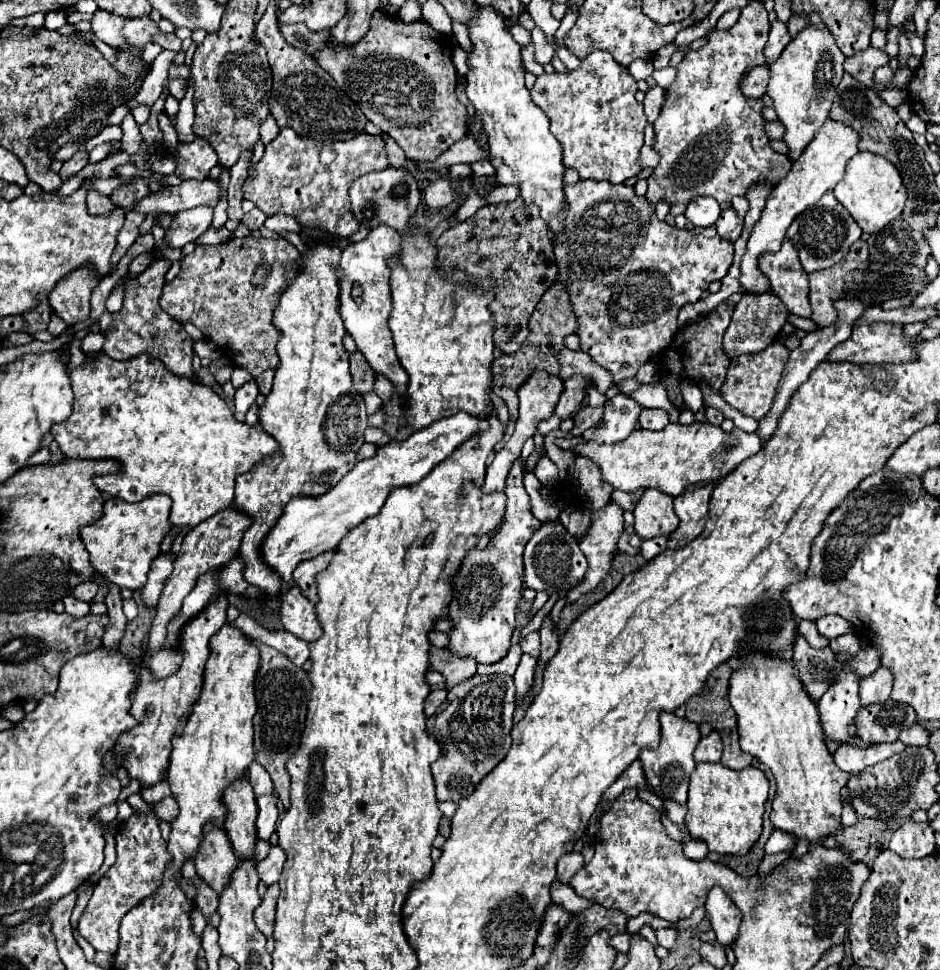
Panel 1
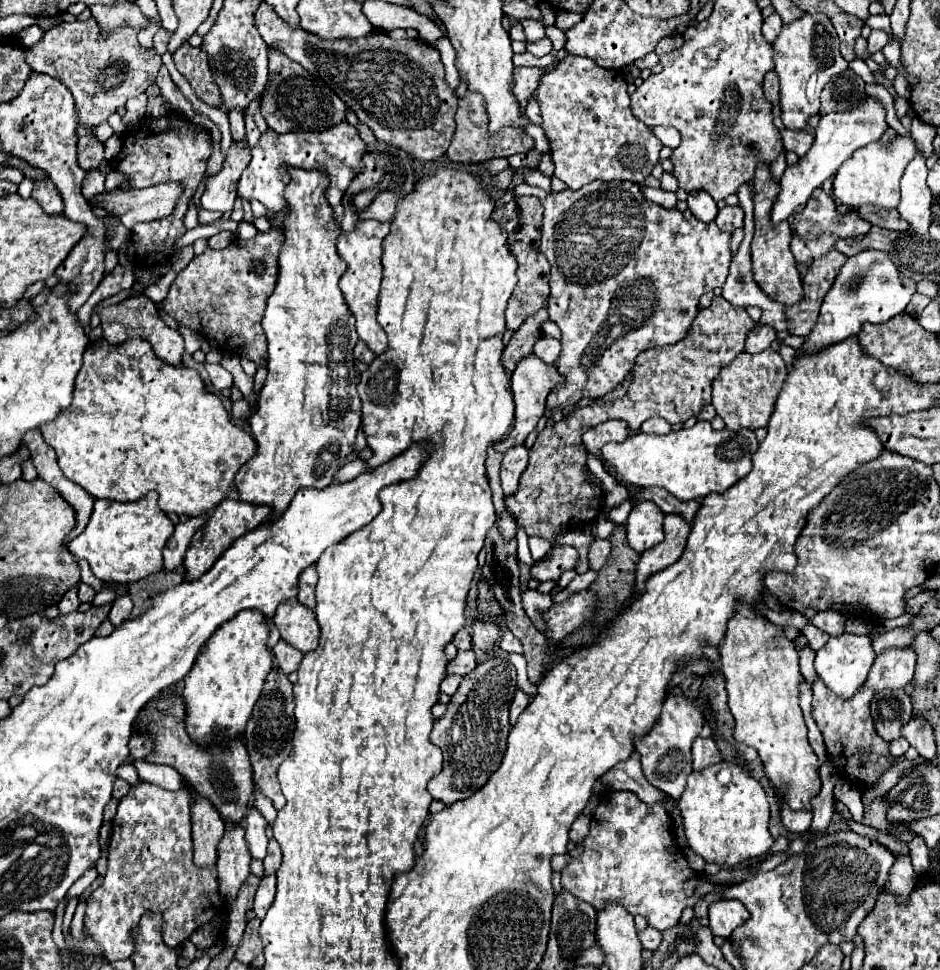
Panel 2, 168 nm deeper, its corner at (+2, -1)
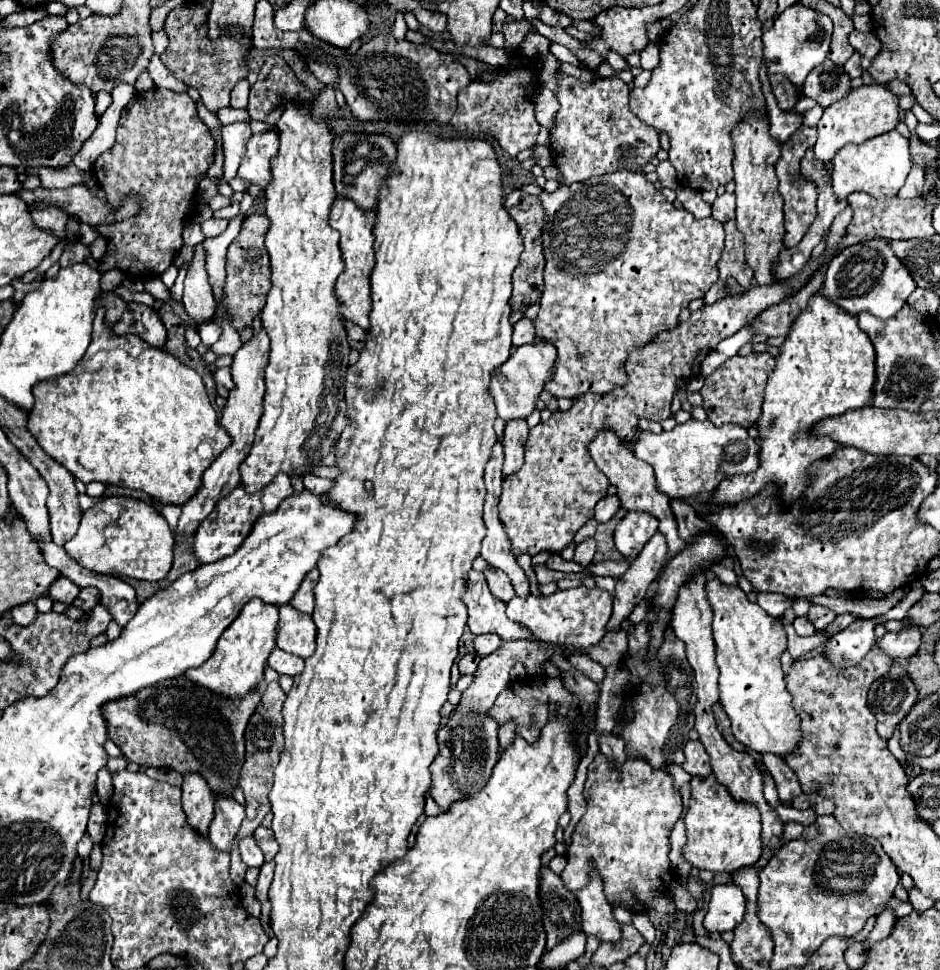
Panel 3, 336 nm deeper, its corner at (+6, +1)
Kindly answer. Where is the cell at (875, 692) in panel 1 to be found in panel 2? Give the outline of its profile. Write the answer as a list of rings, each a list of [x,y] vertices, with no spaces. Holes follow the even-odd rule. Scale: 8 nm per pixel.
[[[910,646],[892,648],[876,656],[866,686],[876,692],[884,688],[892,690],[906,688],[912,682],[914,668],[916,668],[916,652],[912,652]]]

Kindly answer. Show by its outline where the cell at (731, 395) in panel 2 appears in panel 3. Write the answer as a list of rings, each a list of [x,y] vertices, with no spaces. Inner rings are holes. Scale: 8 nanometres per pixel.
[[[752,352],[748,356],[730,358],[710,376],[706,376],[700,394],[704,398],[704,410],[706,410],[708,418],[716,426],[738,424],[742,428],[750,428],[752,424],[756,424],[762,414],[766,378],[774,370],[774,366],[776,366],[776,358],[770,356],[768,352]]]

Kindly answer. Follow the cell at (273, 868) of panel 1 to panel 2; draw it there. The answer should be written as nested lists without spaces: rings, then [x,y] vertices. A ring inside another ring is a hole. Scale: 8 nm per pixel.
[[[272,838],[272,840],[268,842],[268,854],[266,854],[266,858],[264,858],[264,868],[266,868],[264,874],[266,874],[266,876],[274,874],[274,872],[278,870],[280,862],[282,862],[282,852],[280,852],[278,842]]]

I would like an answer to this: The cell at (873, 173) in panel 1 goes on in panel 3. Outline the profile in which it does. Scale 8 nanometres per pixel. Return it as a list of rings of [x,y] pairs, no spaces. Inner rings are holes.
[[[898,130],[870,138],[864,144],[844,146],[832,160],[832,186],[838,198],[848,198],[852,192],[866,192],[878,200],[890,200],[904,186],[906,176],[912,168],[910,140]]]

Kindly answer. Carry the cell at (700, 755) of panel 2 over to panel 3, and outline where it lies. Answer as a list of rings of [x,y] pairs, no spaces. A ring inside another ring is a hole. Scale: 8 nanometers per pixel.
[[[690,740],[686,746],[684,746],[684,754],[686,754],[686,762],[684,762],[684,770],[692,776],[710,776],[712,770],[710,770],[710,758],[704,750],[704,746],[698,742],[698,740]]]

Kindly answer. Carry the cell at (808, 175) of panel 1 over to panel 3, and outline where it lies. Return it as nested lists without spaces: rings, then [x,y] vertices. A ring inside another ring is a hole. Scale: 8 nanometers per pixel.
[[[872,84],[872,86],[860,86],[850,90],[848,96],[828,106],[818,122],[818,140],[814,144],[814,160],[818,162],[830,162],[836,152],[846,146],[848,142],[862,144],[874,136],[886,134],[896,128],[900,122],[898,116],[898,96],[894,96],[888,86]]]

